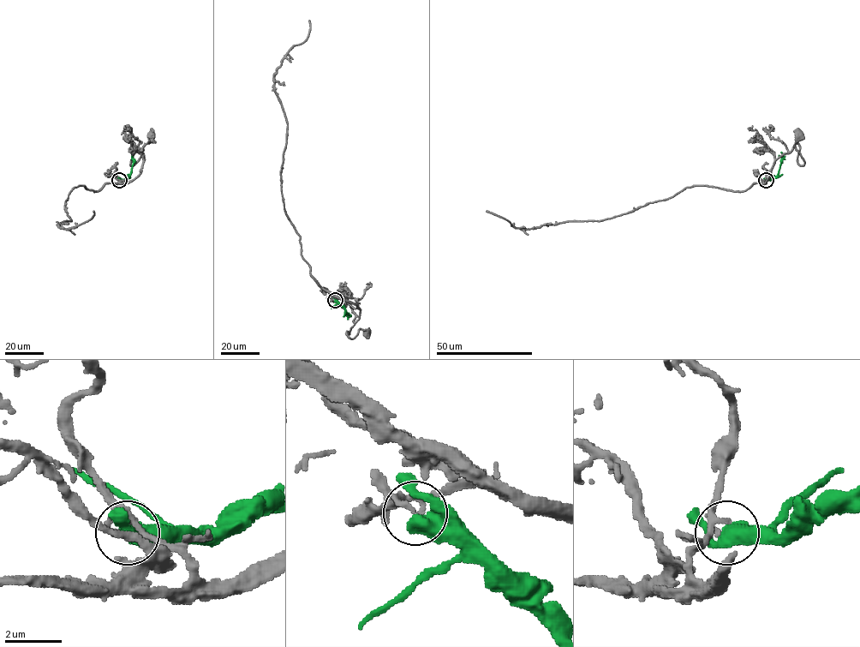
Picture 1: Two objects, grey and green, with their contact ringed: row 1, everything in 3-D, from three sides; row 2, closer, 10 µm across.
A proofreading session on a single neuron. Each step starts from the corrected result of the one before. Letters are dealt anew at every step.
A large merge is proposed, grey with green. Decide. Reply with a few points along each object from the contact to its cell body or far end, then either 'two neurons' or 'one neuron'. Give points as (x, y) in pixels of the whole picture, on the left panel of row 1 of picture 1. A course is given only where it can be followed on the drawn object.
grey runs (118, 179), (128, 182), (140, 174), (144, 155), (133, 146), (132, 165), (151, 136); green runs (118, 179), (125, 179), (130, 175), (133, 162), (130, 152); two neurons

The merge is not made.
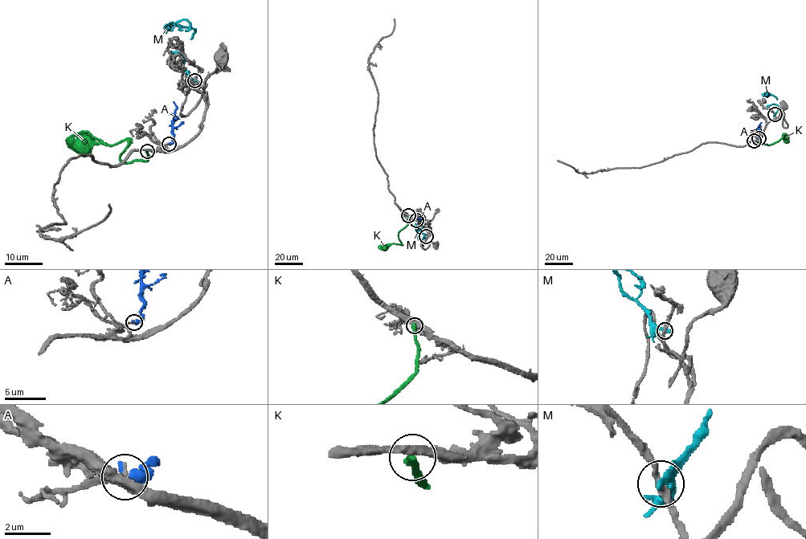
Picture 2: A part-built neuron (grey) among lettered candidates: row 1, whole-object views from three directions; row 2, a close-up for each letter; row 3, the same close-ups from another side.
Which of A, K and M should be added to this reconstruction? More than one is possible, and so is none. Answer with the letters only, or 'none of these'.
none of these

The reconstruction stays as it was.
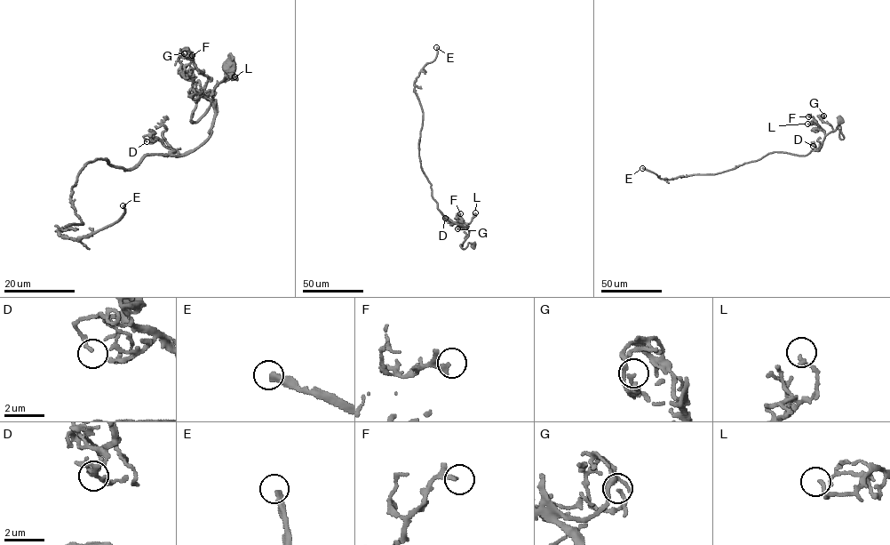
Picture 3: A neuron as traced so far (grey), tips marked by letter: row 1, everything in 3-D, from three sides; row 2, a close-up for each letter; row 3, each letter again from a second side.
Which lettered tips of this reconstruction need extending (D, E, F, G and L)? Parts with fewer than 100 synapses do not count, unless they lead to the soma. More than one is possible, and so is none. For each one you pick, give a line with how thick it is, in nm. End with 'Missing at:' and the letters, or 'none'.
E: Thickness 320 nm
Missing at: E

